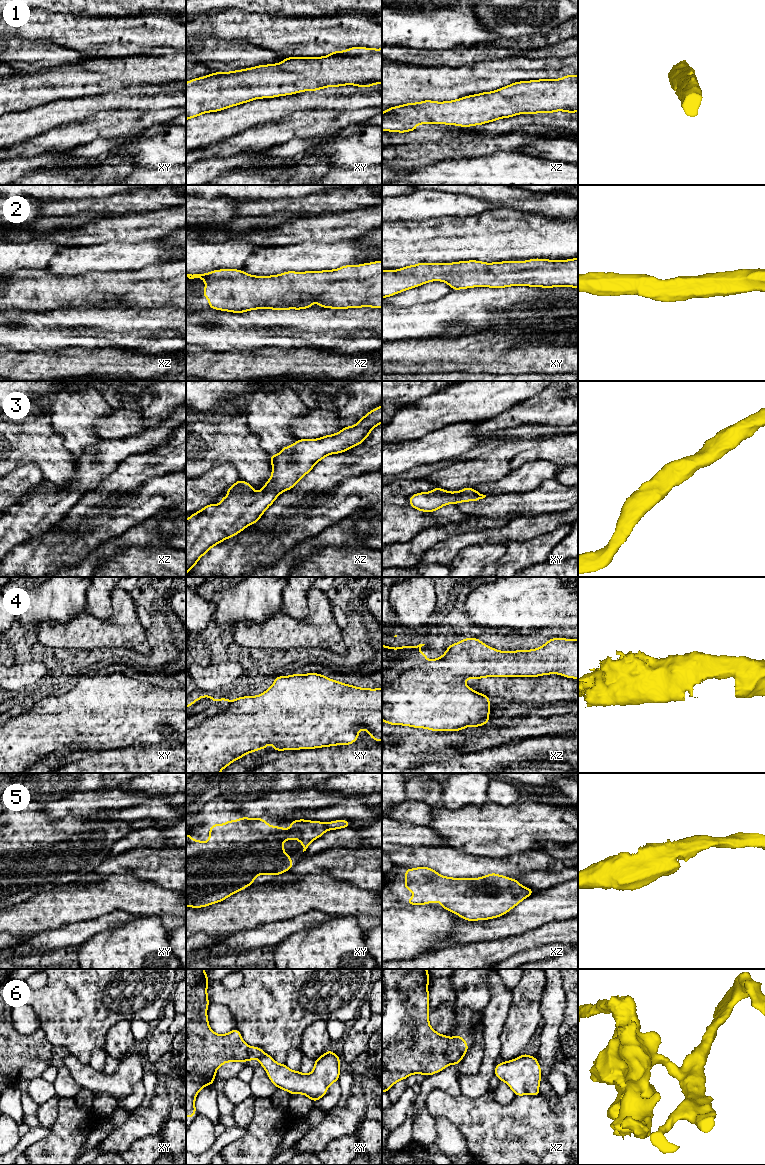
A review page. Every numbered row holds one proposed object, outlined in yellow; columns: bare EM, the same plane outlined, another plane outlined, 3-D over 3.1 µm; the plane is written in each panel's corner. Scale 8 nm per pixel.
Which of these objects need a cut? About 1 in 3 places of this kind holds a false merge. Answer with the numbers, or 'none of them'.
6

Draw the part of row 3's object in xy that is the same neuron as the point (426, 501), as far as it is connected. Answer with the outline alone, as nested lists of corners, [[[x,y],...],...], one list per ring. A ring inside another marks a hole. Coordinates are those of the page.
[[[435,487],[431,492],[422,492],[410,496],[409,502],[410,506],[418,511],[433,512],[447,504],[477,501],[485,497],[486,495],[469,487],[452,493]]]

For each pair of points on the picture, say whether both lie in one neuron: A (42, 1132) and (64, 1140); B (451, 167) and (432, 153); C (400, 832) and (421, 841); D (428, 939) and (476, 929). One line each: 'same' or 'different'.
A: different
B: different
C: same
D: different

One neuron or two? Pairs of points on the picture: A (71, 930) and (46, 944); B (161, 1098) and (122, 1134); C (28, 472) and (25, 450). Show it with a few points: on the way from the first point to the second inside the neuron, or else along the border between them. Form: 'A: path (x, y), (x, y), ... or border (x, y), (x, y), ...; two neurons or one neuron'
A: path (65, 936), (52, 940); one neuron
B: path (154, 1108), (132, 1130); one neuron
C: border (29, 462), (40, 469), (43, 478); two neurons

